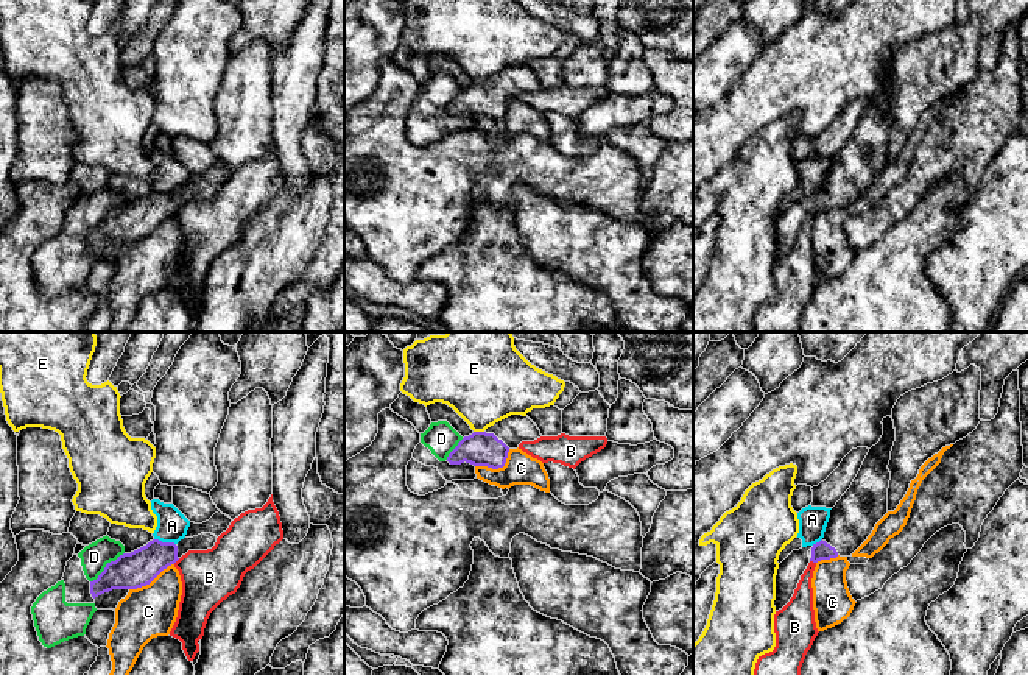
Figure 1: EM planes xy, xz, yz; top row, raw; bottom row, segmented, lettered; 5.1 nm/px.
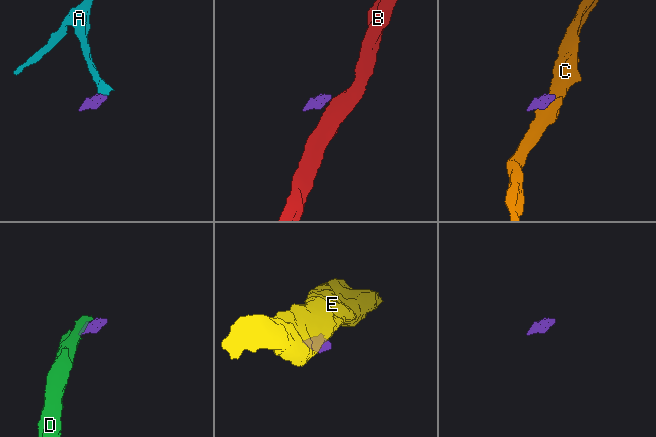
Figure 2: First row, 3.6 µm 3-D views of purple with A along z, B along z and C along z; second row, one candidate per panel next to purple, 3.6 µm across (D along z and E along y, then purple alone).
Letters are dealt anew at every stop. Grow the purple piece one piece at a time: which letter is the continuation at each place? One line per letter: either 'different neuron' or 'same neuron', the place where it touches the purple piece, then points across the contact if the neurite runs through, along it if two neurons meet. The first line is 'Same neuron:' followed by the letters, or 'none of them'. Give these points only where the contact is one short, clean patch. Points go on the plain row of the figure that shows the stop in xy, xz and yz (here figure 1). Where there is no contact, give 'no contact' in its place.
Same neuron: none of them
A: different neuron; contact xy (165, 194); border xy (154, 189), (175, 195)
B: different neuron; contact xy (176, 211); border xy (179, 209), (173, 214)
C: different neuron; contact xz (497, 119); border xz (510, 100), (502, 117), (475, 117)
D: different neuron; contact xy (106, 217); border xy (123, 203), (111, 211), (91, 233)
E: different neuron; contact xz (478, 83); border xz (474, 81), (483, 83)

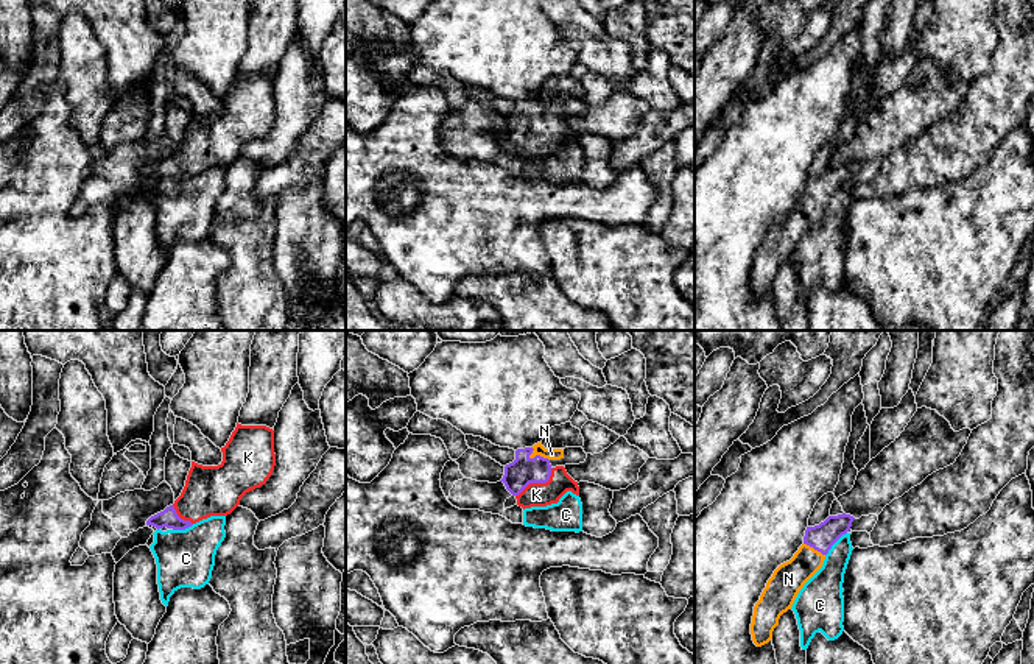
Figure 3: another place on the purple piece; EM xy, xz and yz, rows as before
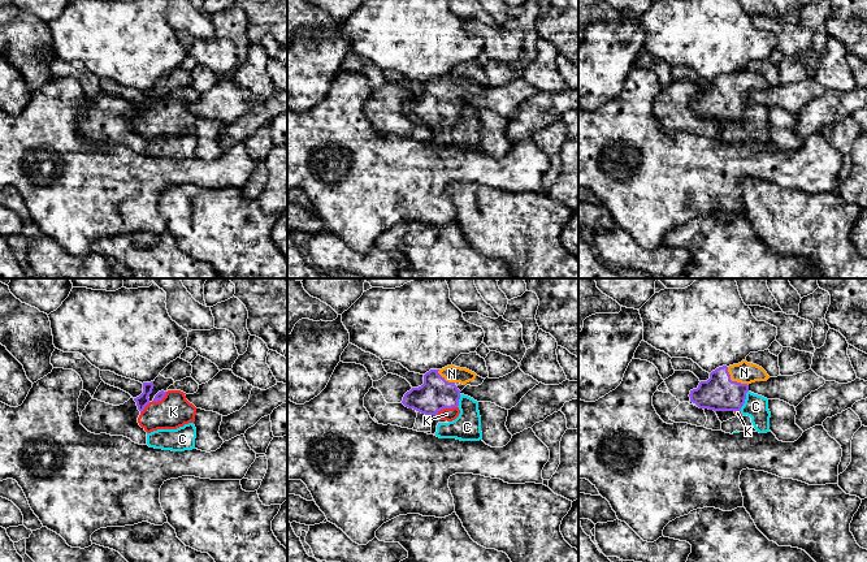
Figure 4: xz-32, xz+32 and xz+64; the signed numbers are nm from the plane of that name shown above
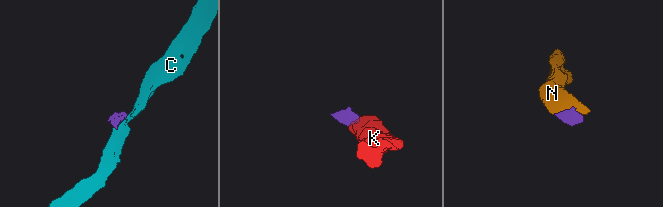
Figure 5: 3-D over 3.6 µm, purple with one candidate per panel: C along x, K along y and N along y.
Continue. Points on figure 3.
Same neuron: K, N
C: different neuron; contact yz (833, 194); border yz (846, 183), (826, 206)
K: same neuron; contact xz (538, 133); way xz (522, 122), (538, 133), (536, 145)
N: same neuron; contact xz (536, 106)

